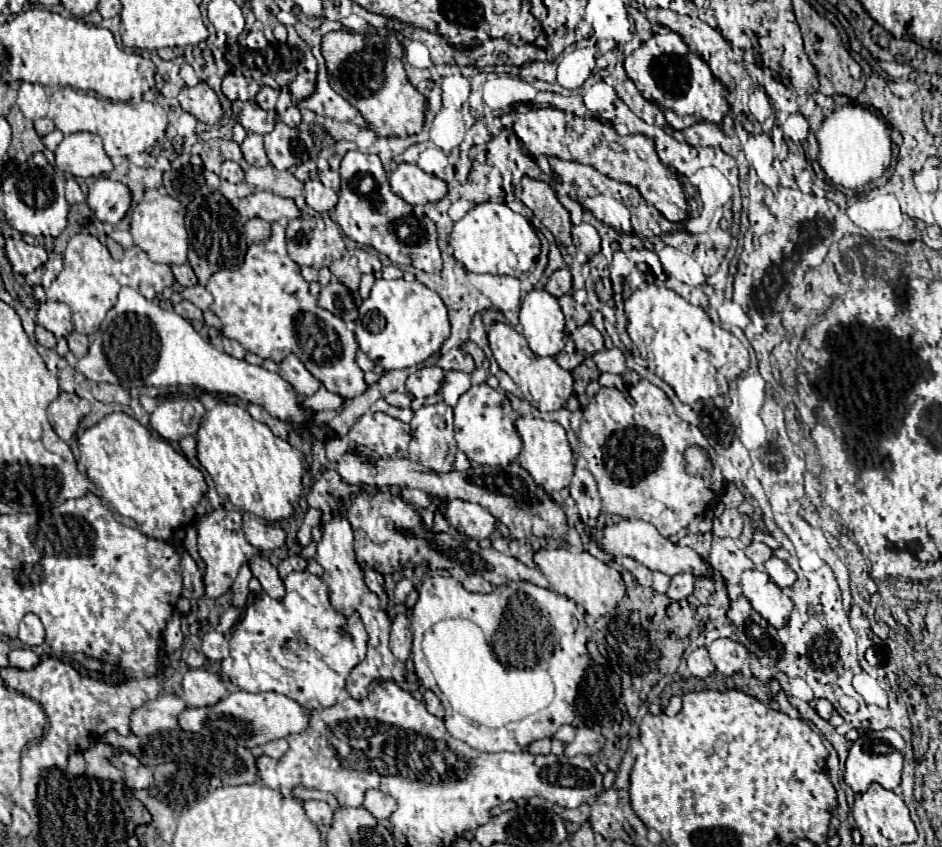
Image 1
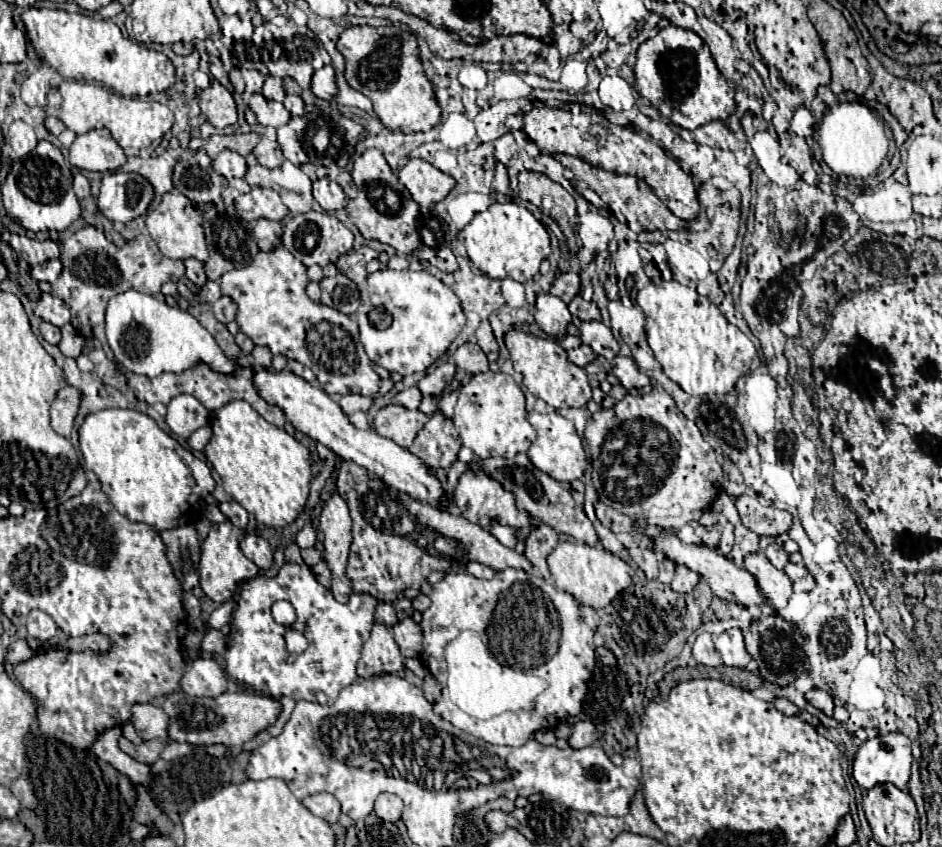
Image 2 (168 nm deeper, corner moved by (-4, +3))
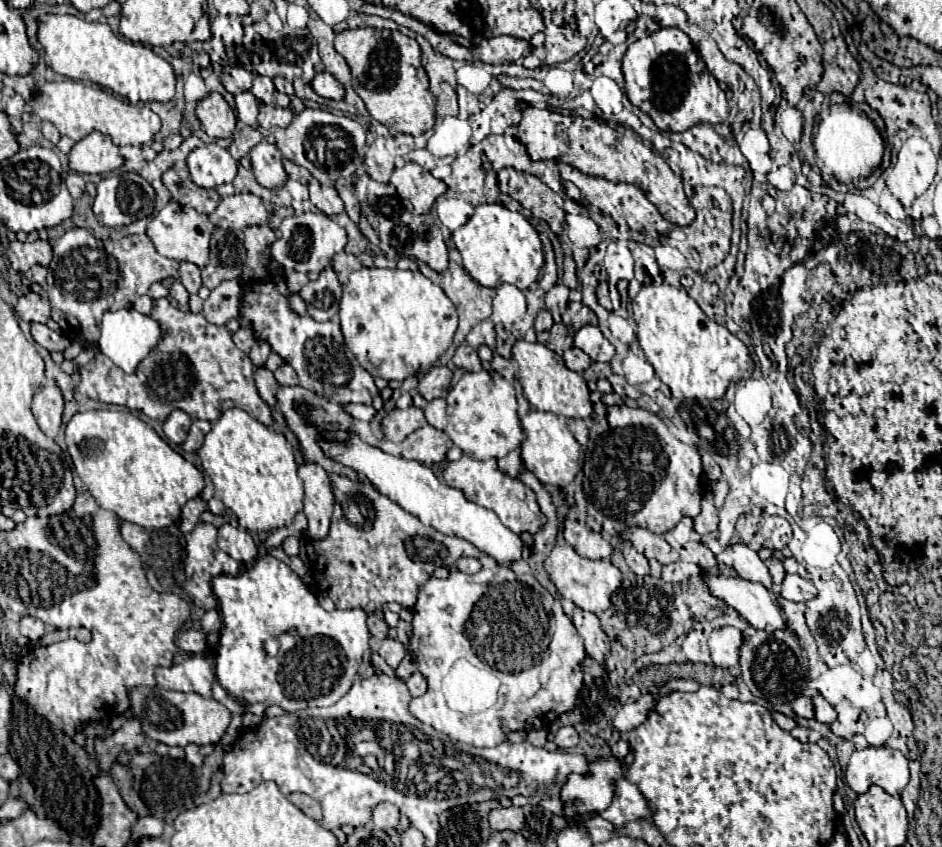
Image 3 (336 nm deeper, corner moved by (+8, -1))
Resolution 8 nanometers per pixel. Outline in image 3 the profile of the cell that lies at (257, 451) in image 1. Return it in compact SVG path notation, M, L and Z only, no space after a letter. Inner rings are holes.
M225 410L205 436L197 454L205 474L215 484L215 498L233 510L239 528L249 532L271 532L291 526L295 514L303 510L303 482L297 476L291 444L287 444L283 434L263 426L245 410Z

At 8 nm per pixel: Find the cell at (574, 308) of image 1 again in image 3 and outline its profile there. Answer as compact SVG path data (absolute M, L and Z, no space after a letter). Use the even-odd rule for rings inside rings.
M569 302L565 312L567 314L563 314L563 322L571 332L579 330L585 324L595 324L595 314L587 306L583 306L581 302Z

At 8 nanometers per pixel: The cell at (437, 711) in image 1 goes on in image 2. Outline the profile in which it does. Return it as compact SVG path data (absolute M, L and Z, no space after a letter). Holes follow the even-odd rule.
M427 674L425 678L423 678L423 692L425 692L425 698L433 704L433 702L437 702L439 698L441 698L441 686L439 686L439 682L431 676L431 674Z

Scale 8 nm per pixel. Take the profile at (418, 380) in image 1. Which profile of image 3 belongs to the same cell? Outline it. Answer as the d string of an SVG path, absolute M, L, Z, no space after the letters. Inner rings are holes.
M435 366L431 368L425 378L419 380L417 392L425 400L435 400L435 398L445 398L451 382L451 370L447 366Z

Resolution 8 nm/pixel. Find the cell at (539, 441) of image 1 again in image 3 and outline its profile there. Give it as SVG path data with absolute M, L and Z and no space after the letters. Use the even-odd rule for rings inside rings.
M533 410L521 418L521 426L525 432L525 440L521 444L521 458L523 458L525 468L531 474L535 474L541 484L553 484L553 486L565 488L569 482L573 482L579 470L577 458L579 458L581 448L577 440L573 438L573 434L569 432L565 420L551 412Z

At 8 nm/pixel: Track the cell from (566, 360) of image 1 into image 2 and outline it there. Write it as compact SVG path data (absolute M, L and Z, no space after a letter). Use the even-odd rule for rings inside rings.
M581 344L579 348L575 348L575 350L569 352L569 360L571 360L573 364L581 366L581 368L585 368L589 362L593 362L595 356L597 356L597 354L595 354L587 344Z

